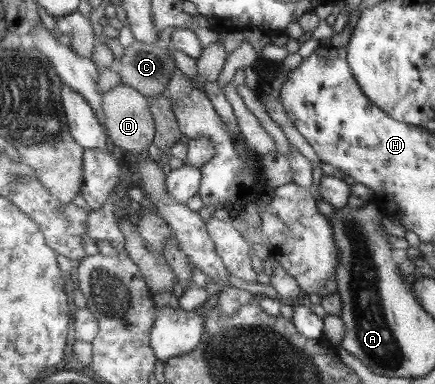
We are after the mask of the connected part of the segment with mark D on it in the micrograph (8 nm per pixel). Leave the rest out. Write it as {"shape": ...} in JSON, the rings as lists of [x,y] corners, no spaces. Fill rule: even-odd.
{"shape":[[[117,85],[107,92],[103,92],[104,100],[104,131],[112,147],[128,150],[131,154],[138,154],[147,148],[153,140],[154,120],[148,107],[148,99],[127,85]]]}

